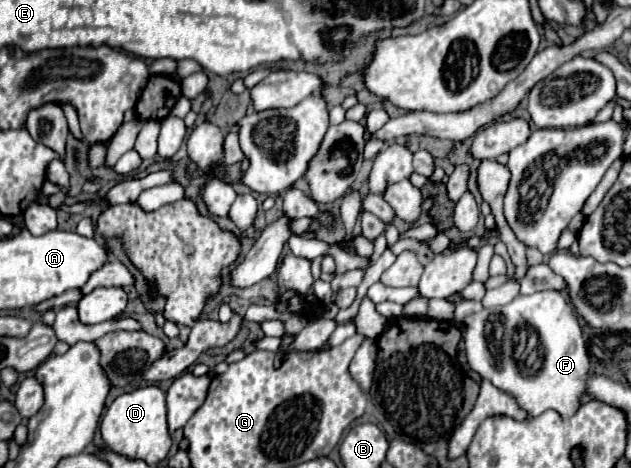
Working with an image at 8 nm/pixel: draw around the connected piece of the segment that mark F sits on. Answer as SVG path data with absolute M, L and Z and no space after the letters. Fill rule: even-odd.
M543 290L529 296L519 294L507 306L483 308L481 312L475 312L461 322L461 332L471 370L475 370L481 378L491 380L503 392L511 394L519 402L519 406L527 410L529 416L539 416L549 408L561 412L561 416L571 416L573 412L577 412L579 396L583 392L589 370L589 356L581 326L573 314L573 306L561 292ZM519 324L521 328L517 328ZM537 336L541 344L537 344ZM521 372L535 374L523 376Z

